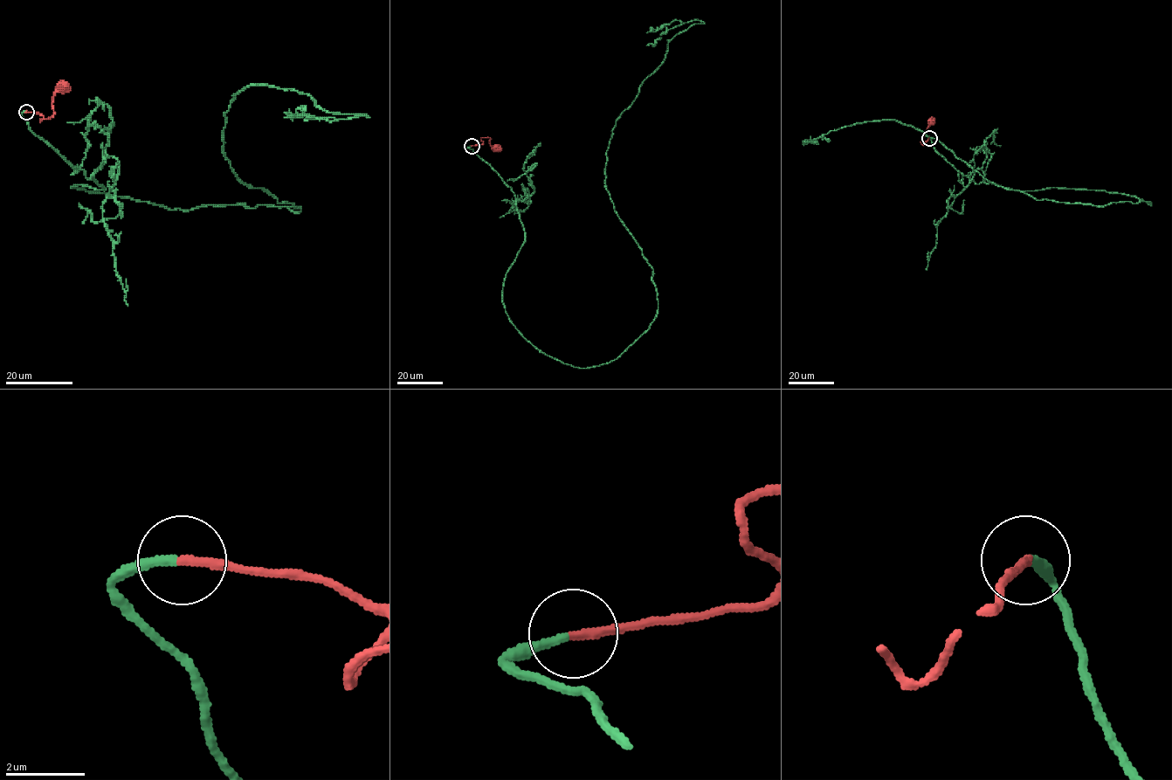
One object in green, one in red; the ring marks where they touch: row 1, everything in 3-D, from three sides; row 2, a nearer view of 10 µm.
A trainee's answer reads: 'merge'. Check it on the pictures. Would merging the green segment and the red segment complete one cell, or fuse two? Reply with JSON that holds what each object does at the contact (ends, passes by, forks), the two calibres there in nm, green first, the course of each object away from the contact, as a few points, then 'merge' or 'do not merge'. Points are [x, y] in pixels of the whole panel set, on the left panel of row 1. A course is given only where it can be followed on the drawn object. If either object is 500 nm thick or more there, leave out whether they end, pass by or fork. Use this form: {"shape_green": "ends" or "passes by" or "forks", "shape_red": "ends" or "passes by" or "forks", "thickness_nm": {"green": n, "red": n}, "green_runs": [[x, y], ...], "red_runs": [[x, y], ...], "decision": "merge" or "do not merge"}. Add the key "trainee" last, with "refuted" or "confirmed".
{"shape_green": "ends", "shape_red": "ends", "thickness_nm": {"green": 220, "red": 240}, "green_runs": [[25, 112], [105, 189], [71, 187], [298, 212], [231, 169], [233, 97], [267, 85], [368, 118], [285, 113]], "red_runs": [[26, 112], [42, 115], [44, 118], [40, 121], [51, 118], [54, 114], [53, 96], [61, 88]], "decision": "merge", "trainee": "confirmed"}

